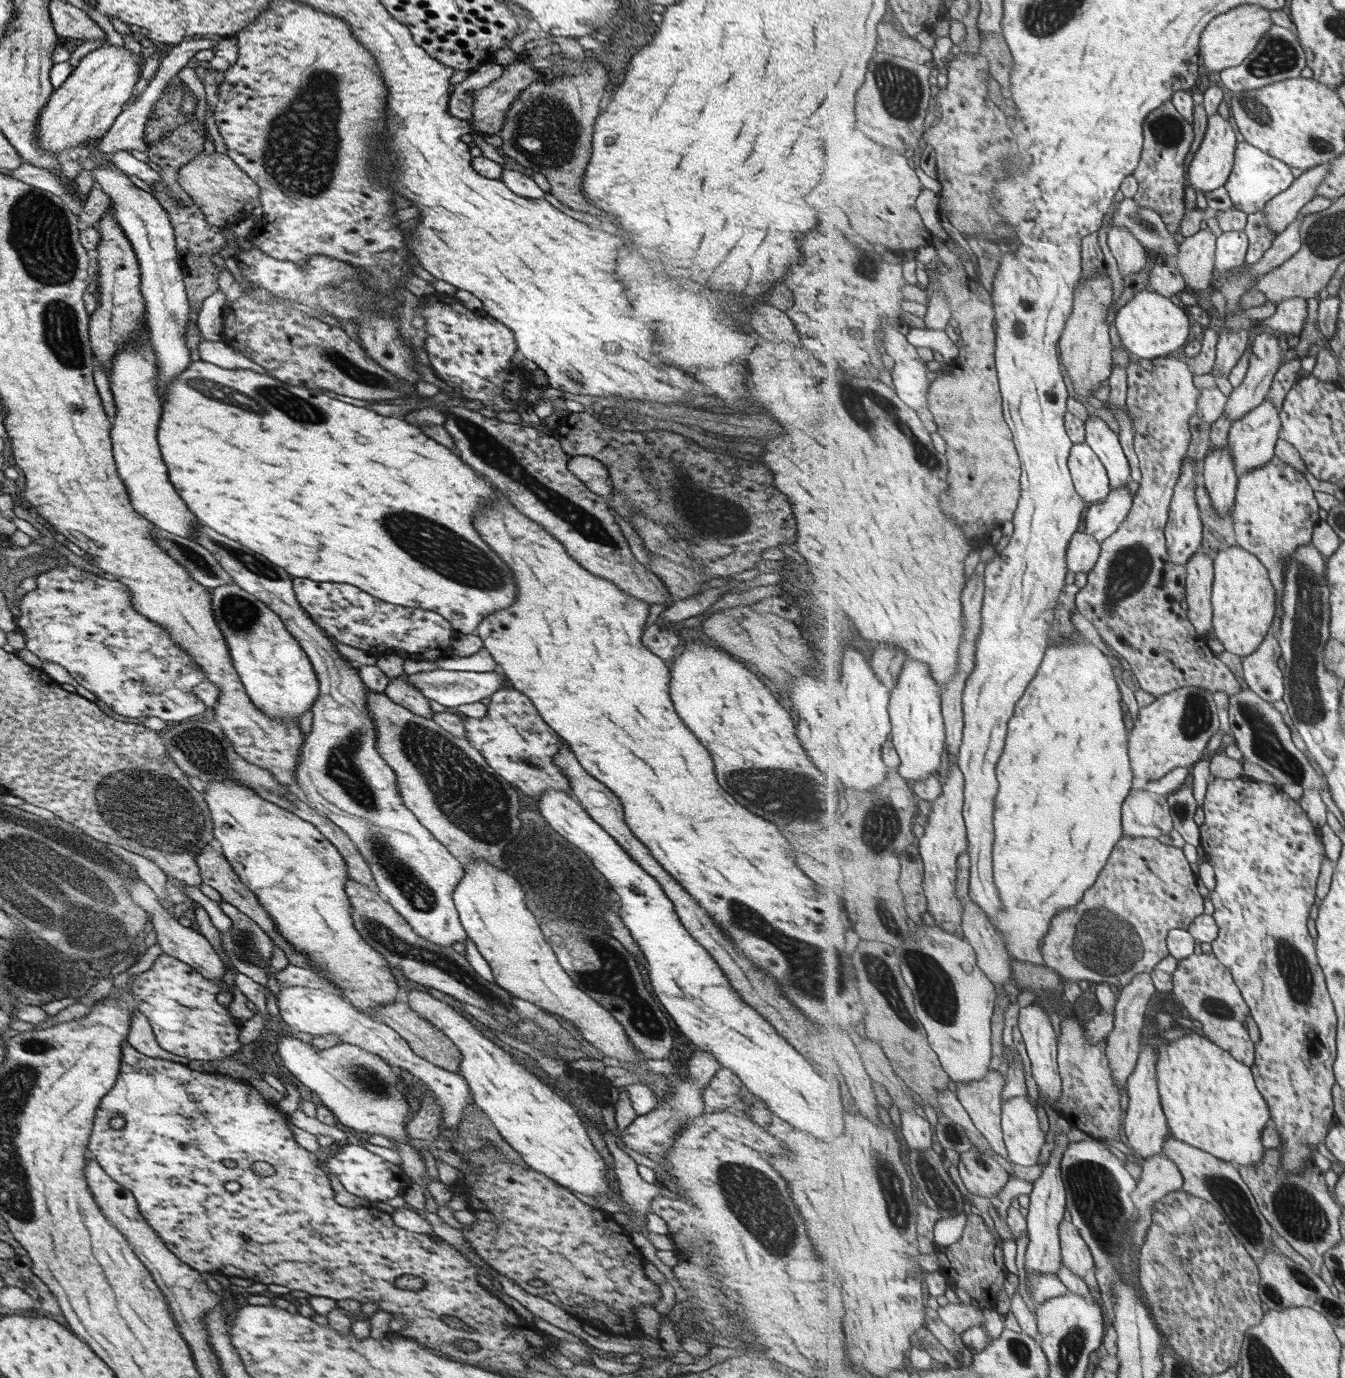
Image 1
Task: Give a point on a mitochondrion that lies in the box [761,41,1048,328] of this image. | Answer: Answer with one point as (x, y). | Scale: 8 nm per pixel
(895, 84)

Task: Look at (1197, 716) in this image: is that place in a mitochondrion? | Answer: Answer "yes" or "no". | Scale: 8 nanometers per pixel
yes

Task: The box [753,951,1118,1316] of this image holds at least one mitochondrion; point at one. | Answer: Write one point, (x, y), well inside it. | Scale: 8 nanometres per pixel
(896, 1207)

